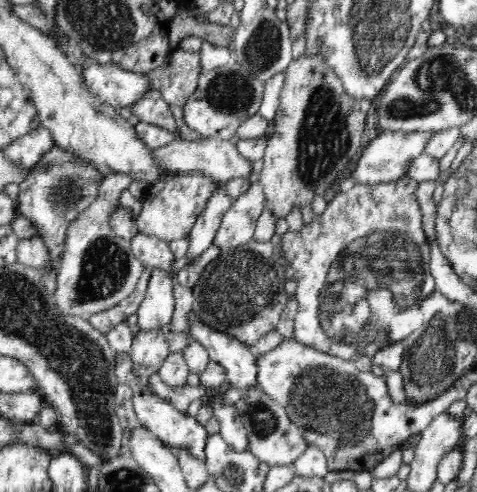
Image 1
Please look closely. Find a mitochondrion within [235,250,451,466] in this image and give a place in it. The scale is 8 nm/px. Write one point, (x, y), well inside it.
(339, 406)

